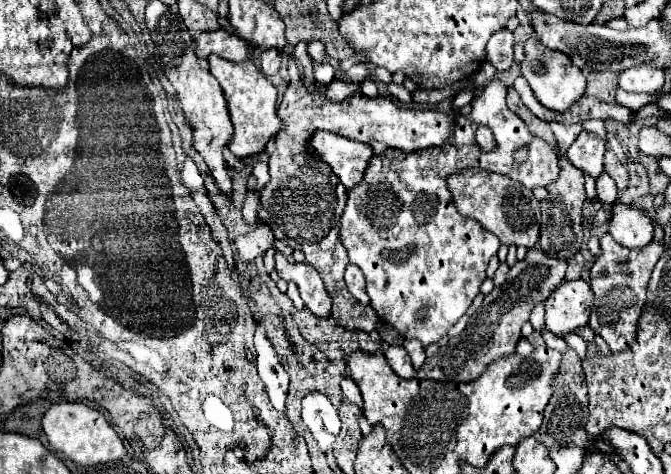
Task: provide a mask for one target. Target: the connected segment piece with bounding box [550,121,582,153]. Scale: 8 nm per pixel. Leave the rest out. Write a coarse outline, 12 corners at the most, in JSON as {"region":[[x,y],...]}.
{"region":[[552,121],[550,129],[564,153],[580,135],[582,125]]}

